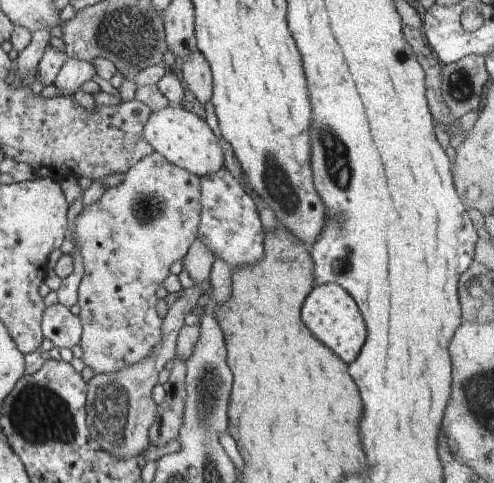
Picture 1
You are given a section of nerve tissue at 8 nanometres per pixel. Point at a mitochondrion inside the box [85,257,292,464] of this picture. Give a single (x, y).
(113, 410)

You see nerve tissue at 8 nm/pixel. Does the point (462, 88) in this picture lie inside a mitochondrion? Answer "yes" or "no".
yes

